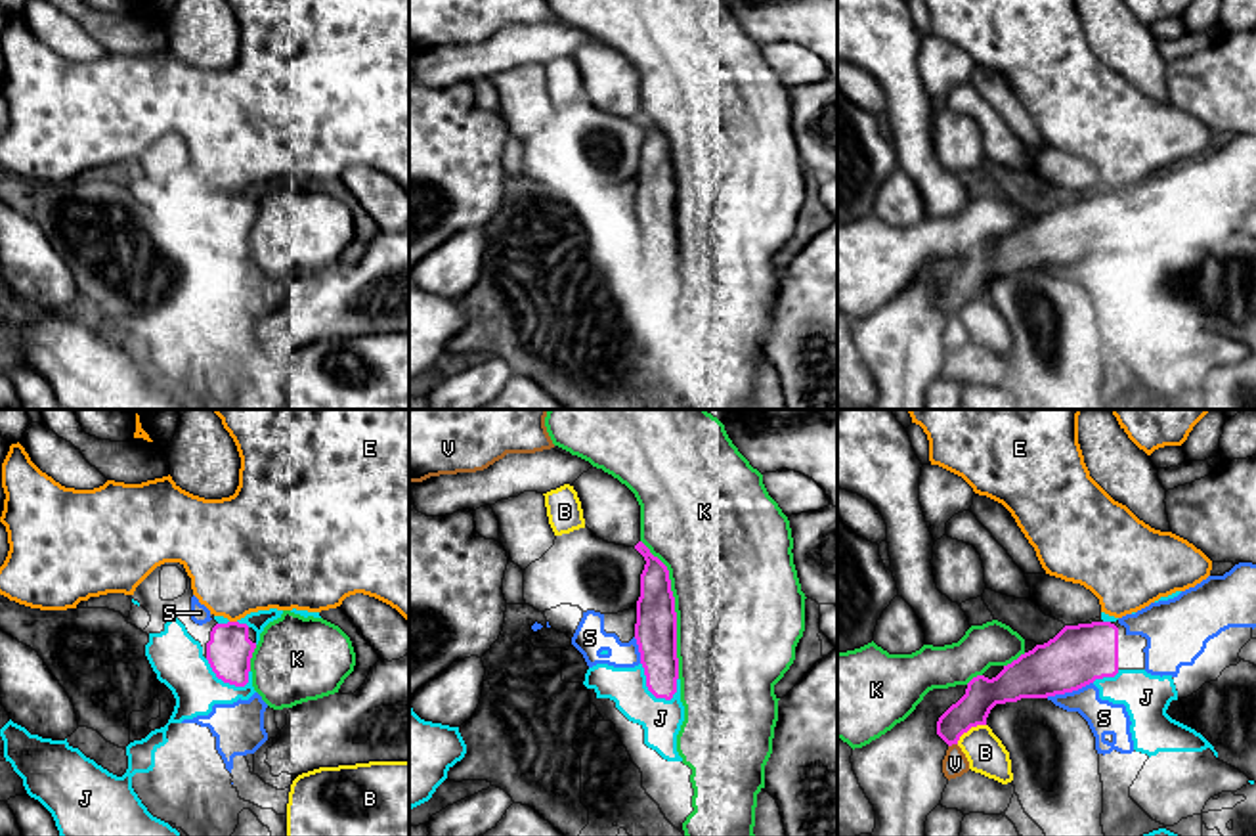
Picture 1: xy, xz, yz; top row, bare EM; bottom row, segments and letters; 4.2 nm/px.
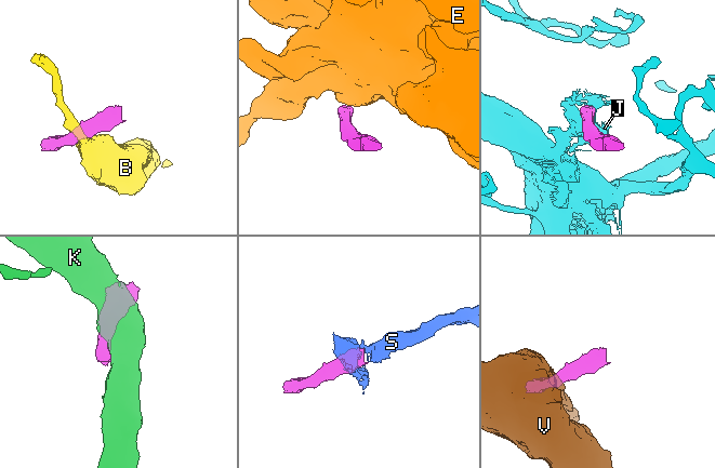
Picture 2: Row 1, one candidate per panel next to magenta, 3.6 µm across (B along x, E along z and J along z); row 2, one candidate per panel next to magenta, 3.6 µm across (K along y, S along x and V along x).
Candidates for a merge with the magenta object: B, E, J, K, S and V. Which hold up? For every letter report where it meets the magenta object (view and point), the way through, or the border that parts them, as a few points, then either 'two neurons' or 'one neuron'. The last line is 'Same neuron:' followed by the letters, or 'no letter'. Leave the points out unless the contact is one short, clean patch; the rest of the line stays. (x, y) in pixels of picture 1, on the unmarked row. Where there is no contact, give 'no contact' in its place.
B: contact yz (970, 299); two neurons
E: contact xy (234, 194); border xy (230, 192), (236, 194); two neurons
J: contact xz (647, 257); border xz (641, 234), (645, 257), (656, 268), (670, 272); two neurons
K: contact xz (673, 180); two neurons
S: contact yz (1069, 263); one neuron
V: contact yz (952, 314); border yz (956, 314), (949, 318); two neurons
Same neuron: S

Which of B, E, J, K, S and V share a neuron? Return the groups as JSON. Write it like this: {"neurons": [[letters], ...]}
{"neurons": [["B"], ["E"], ["J"], ["K"], ["S"], ["V"]]}

